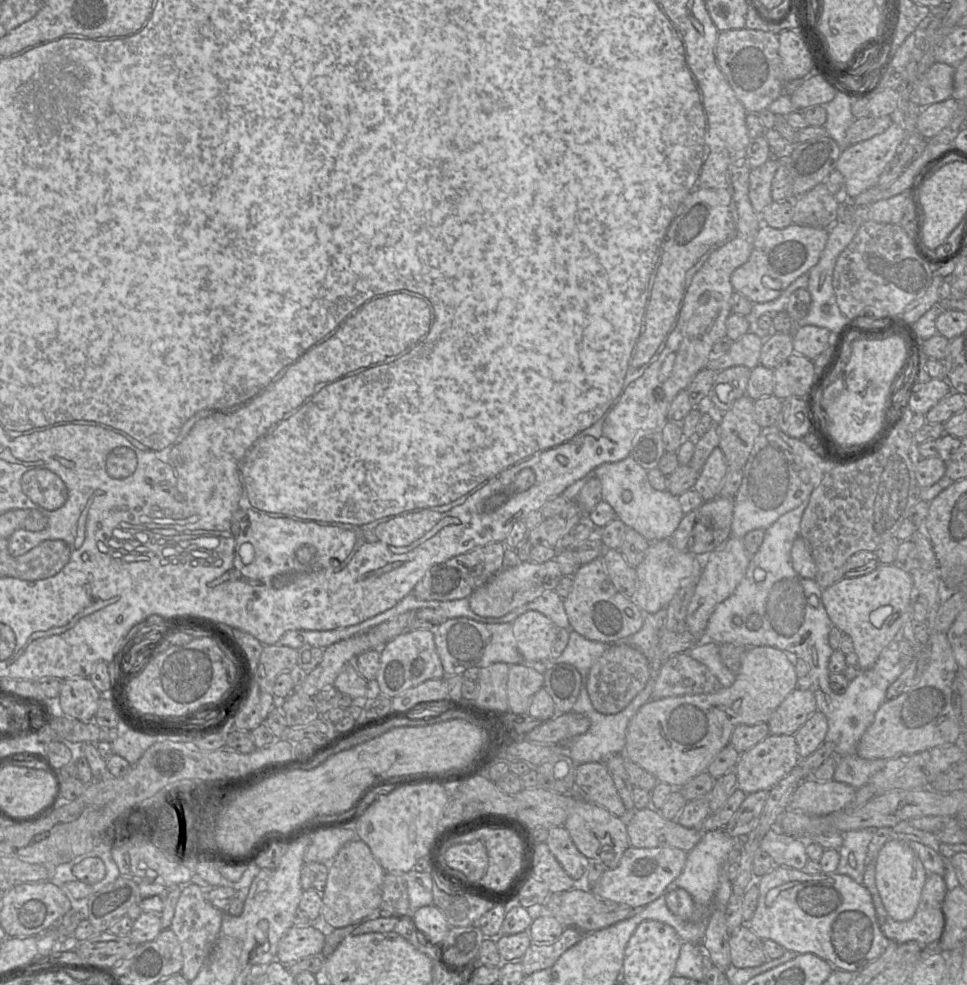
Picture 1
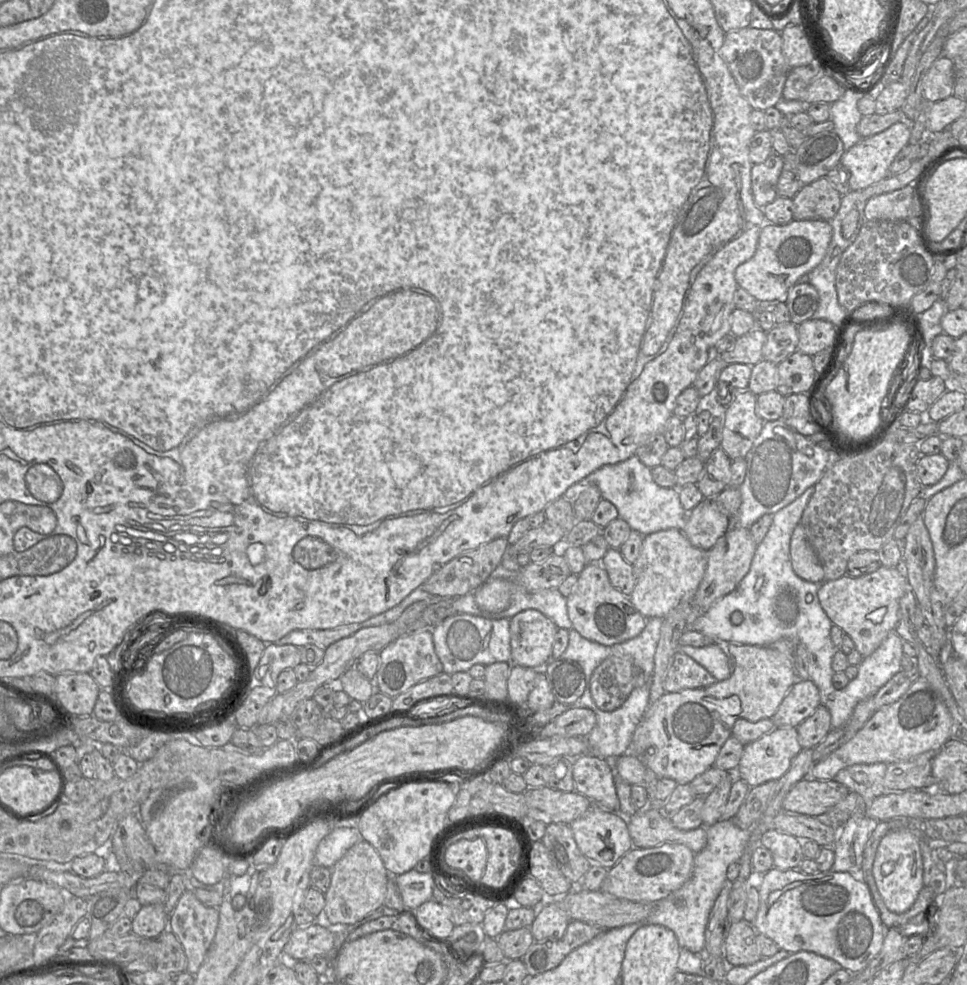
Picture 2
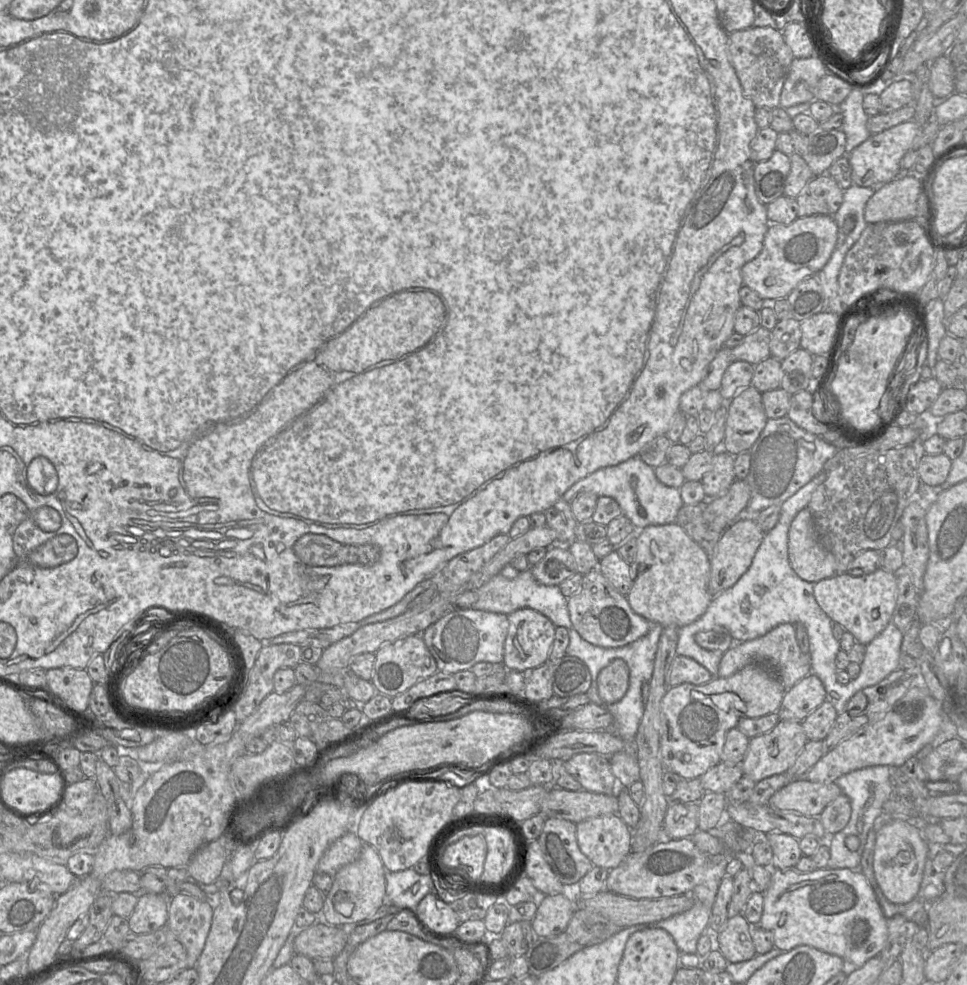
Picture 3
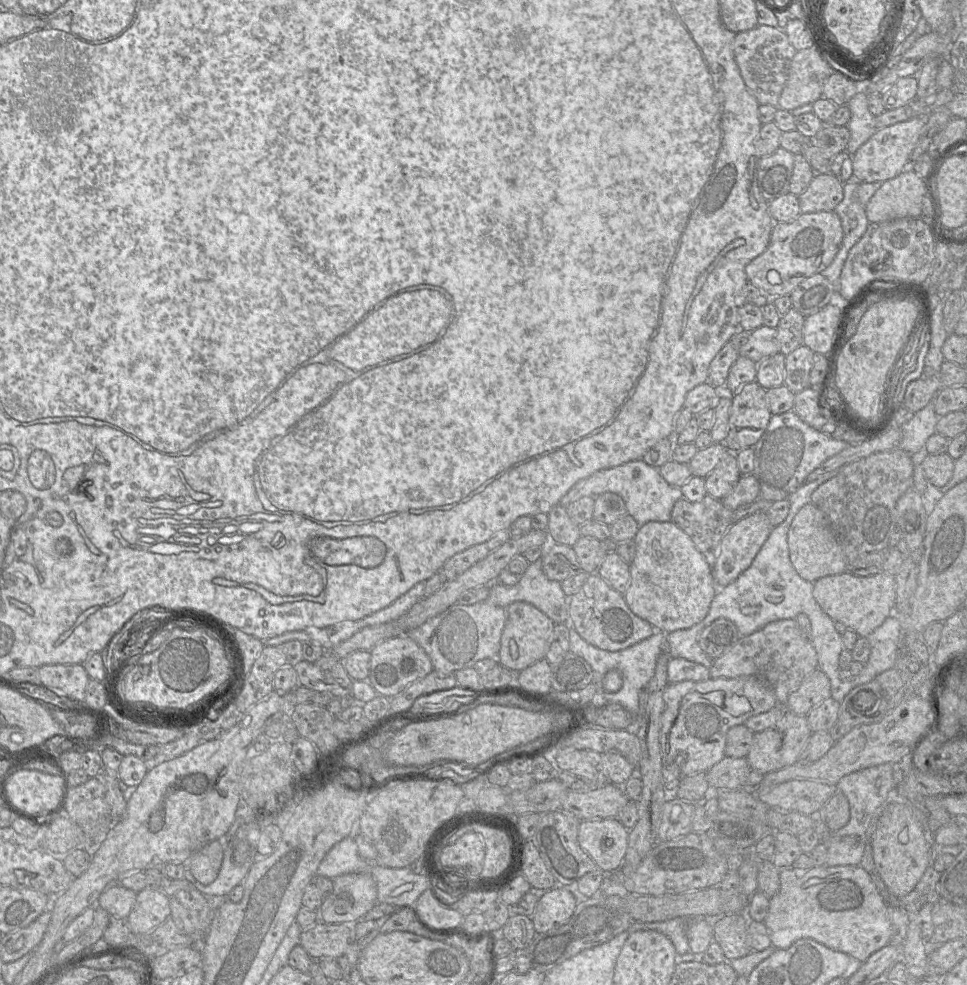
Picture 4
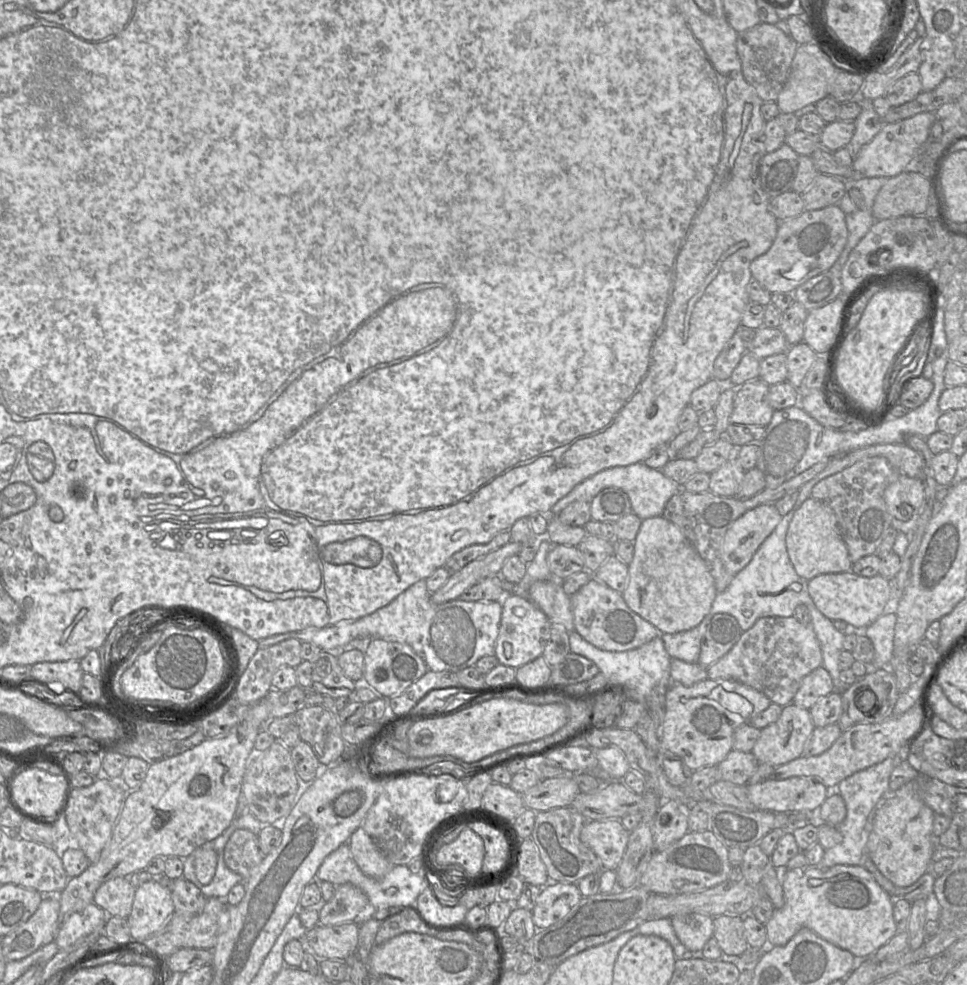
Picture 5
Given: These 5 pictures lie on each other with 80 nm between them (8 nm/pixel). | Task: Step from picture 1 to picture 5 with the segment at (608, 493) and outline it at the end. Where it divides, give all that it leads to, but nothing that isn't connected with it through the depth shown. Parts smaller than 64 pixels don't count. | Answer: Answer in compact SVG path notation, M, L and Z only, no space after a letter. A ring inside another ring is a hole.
M644 462L628 466L616 466L602 470L576 485L566 496L556 502L550 515L558 515L574 501L591 502L600 491L609 487L619 488L628 495L632 512L641 520L662 516L666 503L682 489L677 482L667 477L661 469L648 467Z

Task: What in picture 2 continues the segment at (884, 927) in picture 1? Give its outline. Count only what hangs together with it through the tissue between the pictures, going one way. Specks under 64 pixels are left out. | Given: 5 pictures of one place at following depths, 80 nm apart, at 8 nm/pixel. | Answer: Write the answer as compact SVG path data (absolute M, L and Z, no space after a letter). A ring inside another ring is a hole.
M871 886L877 905L881 909L881 921L886 930L897 928L905 937L920 935L924 938L930 932L929 913L935 907L937 897L931 887L924 886L912 907L902 913L891 912L885 905L877 886Z

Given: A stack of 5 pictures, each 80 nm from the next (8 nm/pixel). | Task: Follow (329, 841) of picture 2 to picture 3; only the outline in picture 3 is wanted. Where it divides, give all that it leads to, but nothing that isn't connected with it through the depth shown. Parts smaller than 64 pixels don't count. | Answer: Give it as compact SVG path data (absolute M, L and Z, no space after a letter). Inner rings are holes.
M346 832L326 849L317 864L317 872L334 876L340 868L359 856L362 846L363 842L356 834Z

